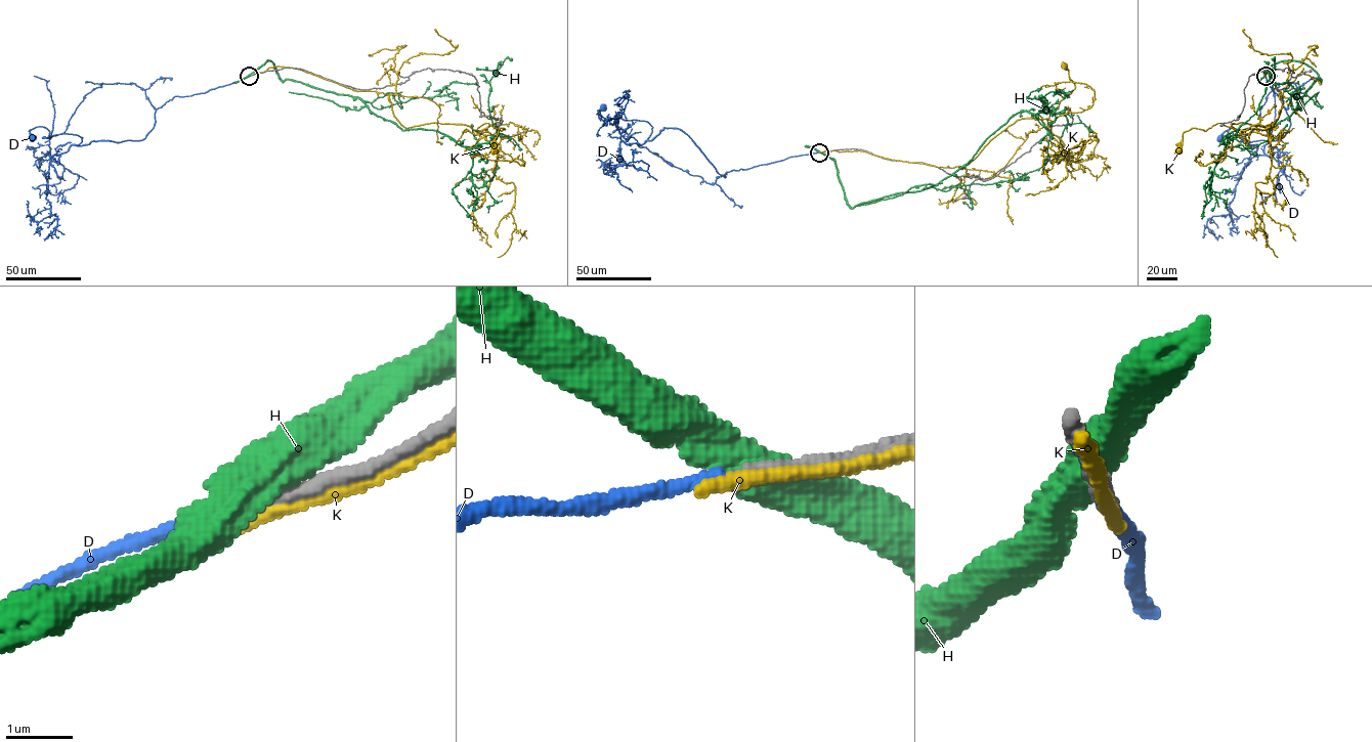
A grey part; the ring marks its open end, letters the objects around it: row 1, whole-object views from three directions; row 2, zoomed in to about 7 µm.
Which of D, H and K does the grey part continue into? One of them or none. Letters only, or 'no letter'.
D

